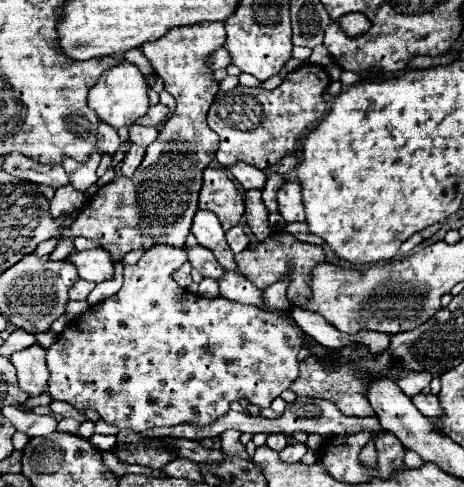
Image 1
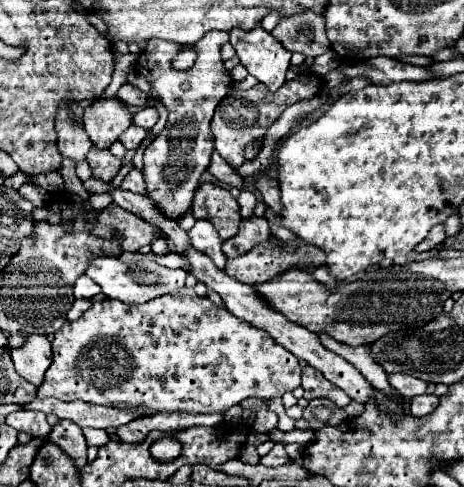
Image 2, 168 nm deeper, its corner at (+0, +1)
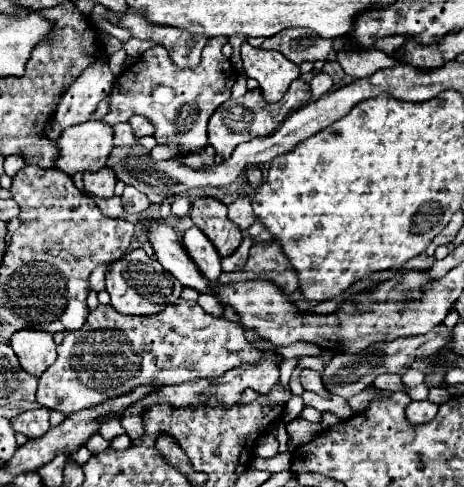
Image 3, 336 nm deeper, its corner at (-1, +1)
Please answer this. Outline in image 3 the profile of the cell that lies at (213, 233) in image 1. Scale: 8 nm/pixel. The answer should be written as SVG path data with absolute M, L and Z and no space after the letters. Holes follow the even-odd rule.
M196 226L182 236L182 246L198 266L202 276L210 282L216 282L222 274L220 256L216 254L216 250L212 250L212 244L208 244L208 238L204 238L204 234Z

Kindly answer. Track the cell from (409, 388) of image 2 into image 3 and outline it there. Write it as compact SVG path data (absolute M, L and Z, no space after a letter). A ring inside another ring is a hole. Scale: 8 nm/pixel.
M382 374L380 378L376 378L374 382L372 382L376 388L380 388L380 390L402 390L402 380L400 380L400 376L398 374Z

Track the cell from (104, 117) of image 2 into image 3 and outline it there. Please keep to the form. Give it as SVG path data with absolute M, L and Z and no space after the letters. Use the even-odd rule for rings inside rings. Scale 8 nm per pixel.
M82 122L62 130L56 140L56 170L74 176L76 172L98 172L110 156L112 126L102 122Z

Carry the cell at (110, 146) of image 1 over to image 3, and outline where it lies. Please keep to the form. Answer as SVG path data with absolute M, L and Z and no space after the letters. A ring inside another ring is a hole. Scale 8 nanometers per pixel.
M102 168L96 174L84 174L84 188L92 196L106 200L106 198L114 196L114 186L116 186L116 178L114 178L112 170L108 170L108 168Z

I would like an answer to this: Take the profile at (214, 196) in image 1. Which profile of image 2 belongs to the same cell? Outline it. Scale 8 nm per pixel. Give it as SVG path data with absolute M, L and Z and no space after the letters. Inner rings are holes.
M203 182L193 198L191 204L191 214L195 218L205 218L213 222L215 230L223 240L231 238L237 234L241 214L239 214L239 204L231 196L231 192L215 182Z

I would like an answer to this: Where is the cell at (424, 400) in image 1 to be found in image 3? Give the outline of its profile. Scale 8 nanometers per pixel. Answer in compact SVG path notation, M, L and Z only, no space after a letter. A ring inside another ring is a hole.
M424 400L424 402L410 402L408 408L406 408L406 418L412 426L418 426L418 424L426 424L430 422L438 412L438 406Z

